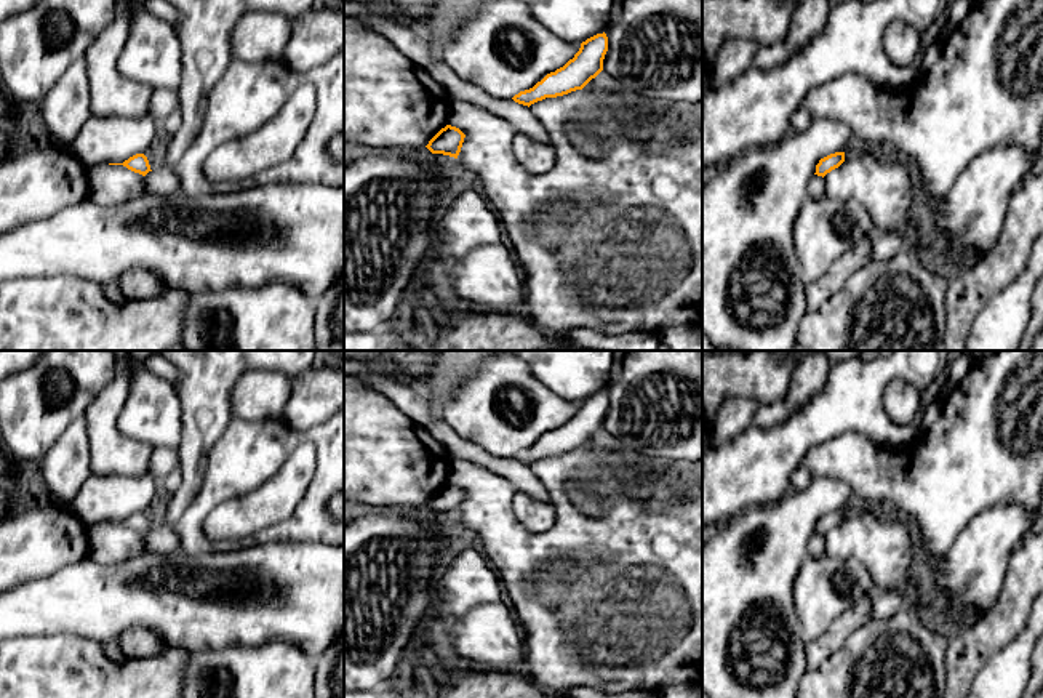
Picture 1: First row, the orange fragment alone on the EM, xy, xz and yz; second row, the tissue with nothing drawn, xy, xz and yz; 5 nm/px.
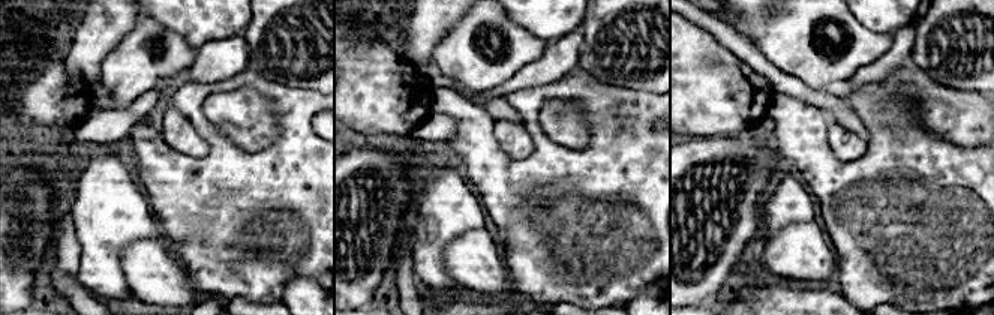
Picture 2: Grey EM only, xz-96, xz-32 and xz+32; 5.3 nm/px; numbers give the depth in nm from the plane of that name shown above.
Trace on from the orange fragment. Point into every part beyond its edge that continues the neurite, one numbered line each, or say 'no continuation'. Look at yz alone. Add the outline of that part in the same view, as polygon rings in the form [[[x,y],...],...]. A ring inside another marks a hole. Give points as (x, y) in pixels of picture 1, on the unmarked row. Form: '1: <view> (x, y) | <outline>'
no continuation

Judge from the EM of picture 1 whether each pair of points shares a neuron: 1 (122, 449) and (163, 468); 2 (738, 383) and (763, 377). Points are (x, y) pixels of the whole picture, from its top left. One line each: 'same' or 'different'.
1: different
2: same

